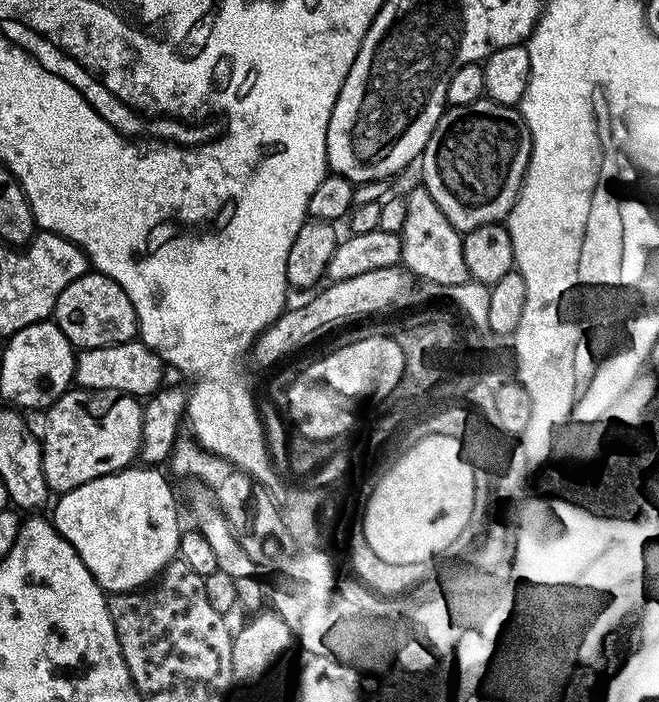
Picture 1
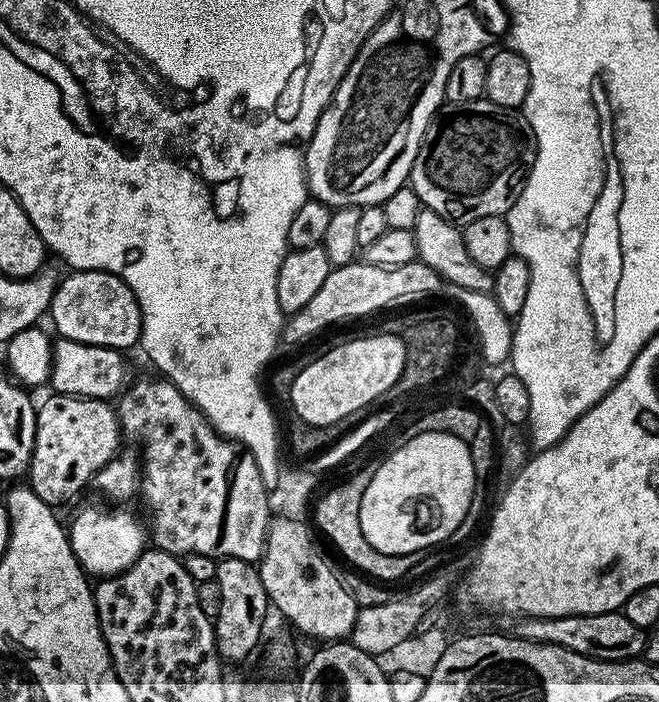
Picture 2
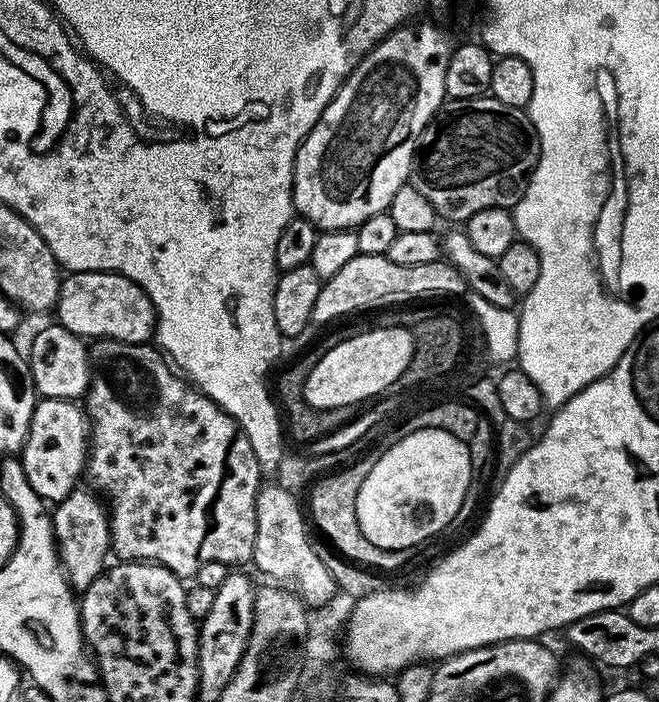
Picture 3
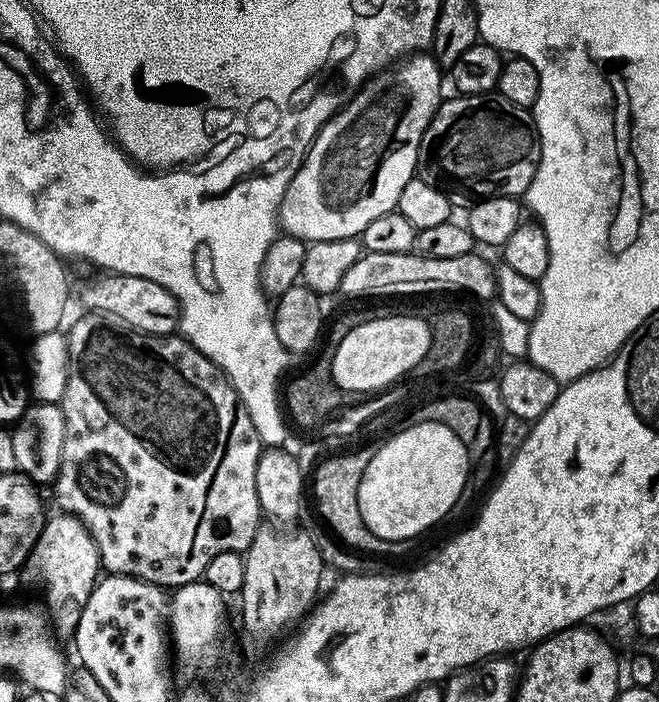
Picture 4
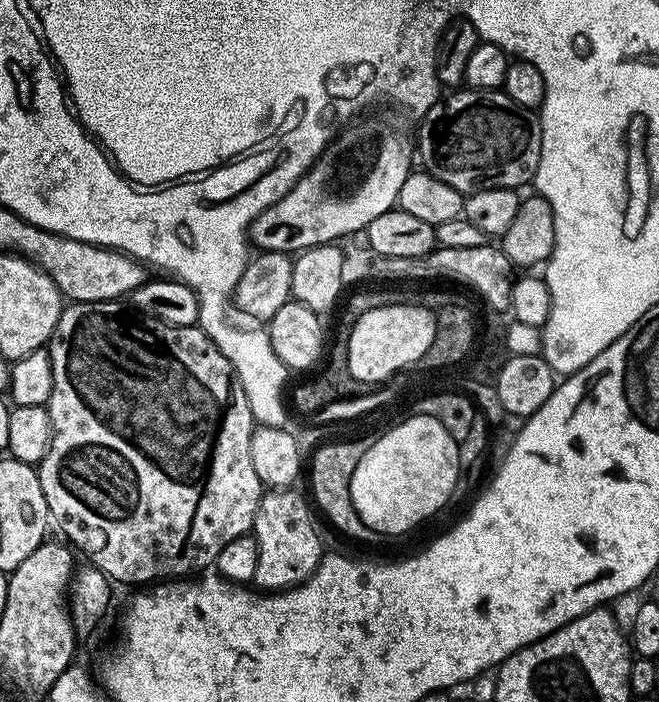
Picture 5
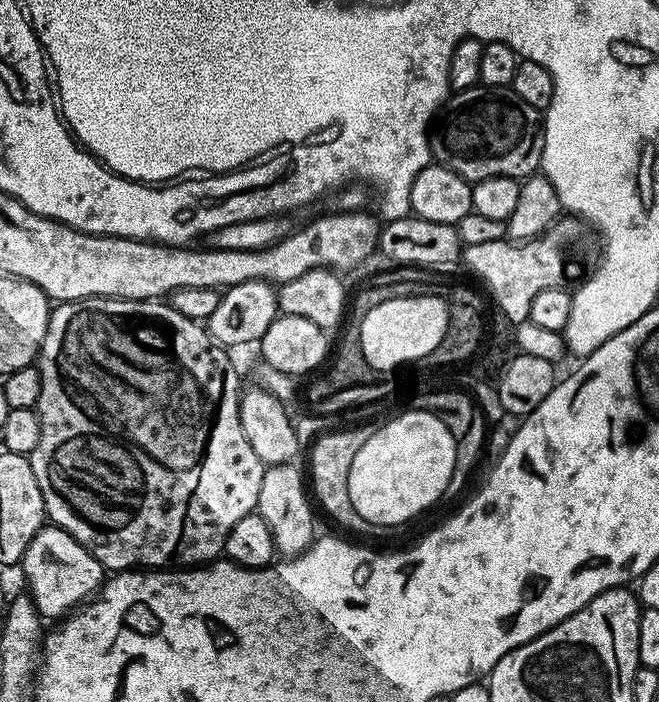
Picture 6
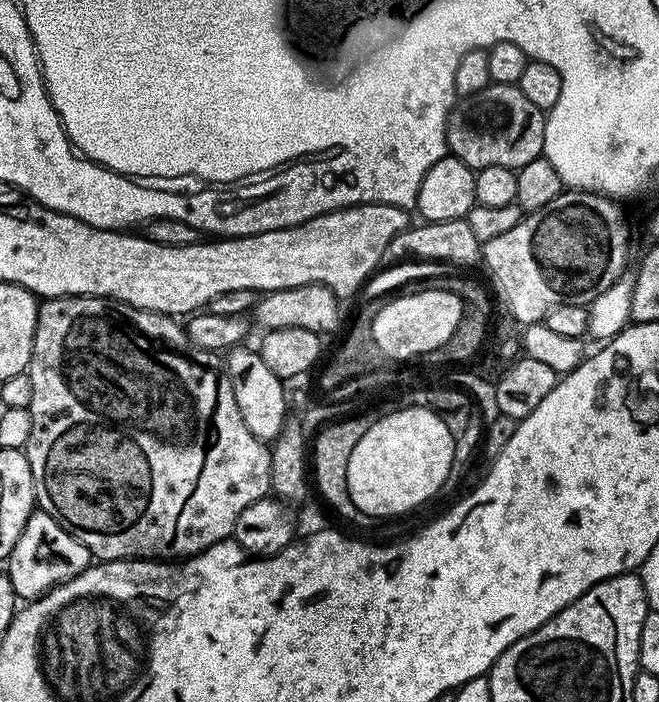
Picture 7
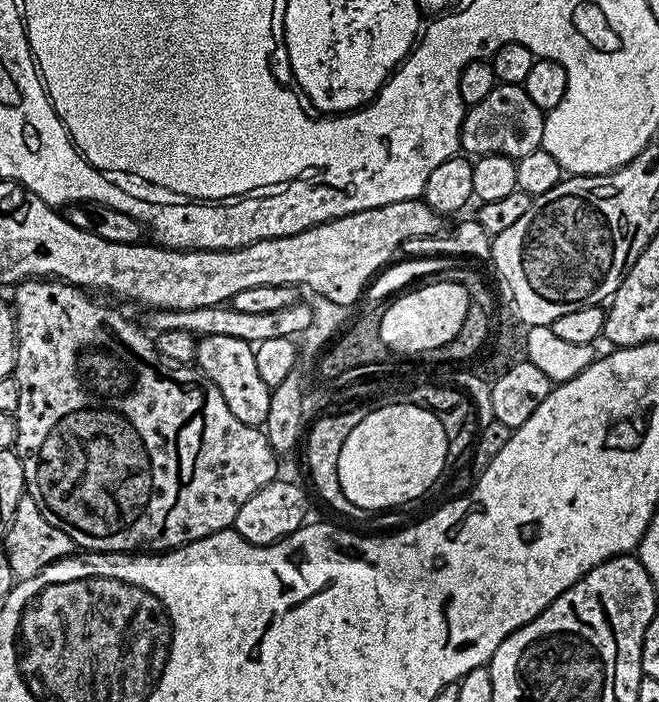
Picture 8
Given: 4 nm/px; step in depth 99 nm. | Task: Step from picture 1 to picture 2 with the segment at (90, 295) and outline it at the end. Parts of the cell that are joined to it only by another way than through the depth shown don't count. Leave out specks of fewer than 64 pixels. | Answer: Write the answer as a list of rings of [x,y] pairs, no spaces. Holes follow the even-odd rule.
[[[72,270],[69,276],[59,281],[56,285],[56,293],[52,295],[52,307],[50,317],[52,324],[60,331],[59,335],[66,340],[93,344],[103,348],[115,348],[117,350],[129,350],[140,344],[140,332],[144,328],[140,307],[136,301],[136,295],[130,290],[130,286],[121,276],[112,272],[99,272],[98,270]]]

